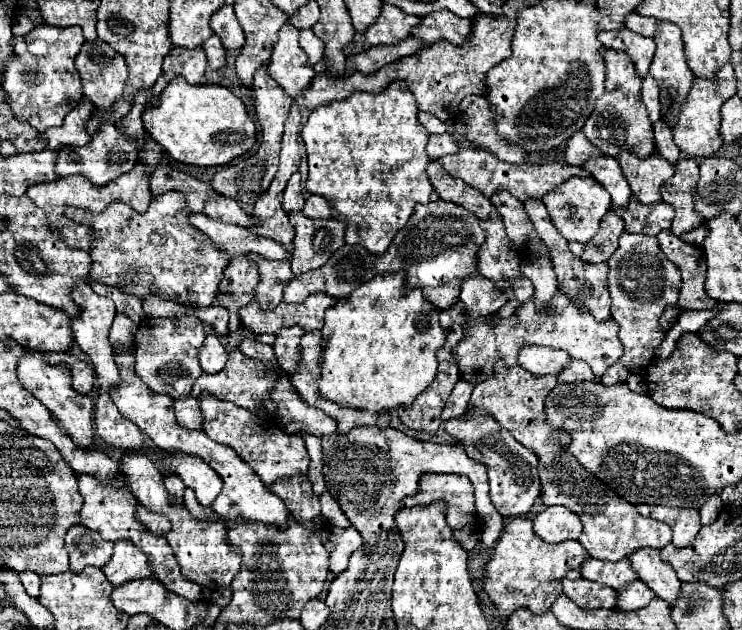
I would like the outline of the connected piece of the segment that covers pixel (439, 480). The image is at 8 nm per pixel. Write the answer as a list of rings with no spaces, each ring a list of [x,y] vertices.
[[[423,475],[419,493],[407,497],[407,507],[429,505],[431,501],[447,503],[447,523],[453,529],[463,529],[477,521],[477,509],[473,499],[473,485],[465,475]]]

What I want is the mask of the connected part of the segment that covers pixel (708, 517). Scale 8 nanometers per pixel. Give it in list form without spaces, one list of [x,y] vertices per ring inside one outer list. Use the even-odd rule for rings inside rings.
[[[717,493],[709,495],[709,499],[705,501],[705,505],[699,509],[699,513],[701,513],[701,523],[703,523],[703,525],[711,523],[711,521],[719,515],[721,509],[723,509],[723,501],[721,501],[721,497],[719,497]]]

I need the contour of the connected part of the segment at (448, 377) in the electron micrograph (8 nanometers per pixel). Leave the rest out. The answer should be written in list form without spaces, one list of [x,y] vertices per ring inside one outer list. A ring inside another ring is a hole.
[[[455,323],[455,325],[451,325],[451,327],[447,329],[447,341],[445,341],[443,349],[439,349],[439,371],[437,371],[433,383],[427,387],[427,391],[423,391],[421,395],[417,395],[417,399],[415,399],[411,405],[397,409],[399,419],[401,419],[407,427],[417,429],[417,431],[427,431],[427,433],[431,433],[431,435],[439,429],[439,425],[441,425],[441,409],[443,409],[443,405],[447,403],[447,399],[449,399],[455,383],[457,383],[459,377],[461,377],[461,375],[459,375],[459,365],[455,363],[455,357],[453,357],[453,347],[455,347],[463,337],[465,337],[465,327],[463,327],[461,323]]]

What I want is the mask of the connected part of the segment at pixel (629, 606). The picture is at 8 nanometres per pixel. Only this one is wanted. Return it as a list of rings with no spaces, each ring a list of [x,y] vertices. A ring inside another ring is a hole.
[[[637,579],[635,583],[631,583],[631,585],[625,587],[623,591],[619,591],[619,603],[617,603],[617,609],[633,611],[633,609],[639,609],[639,607],[647,605],[653,597],[655,597],[655,593],[653,593],[643,581]]]

